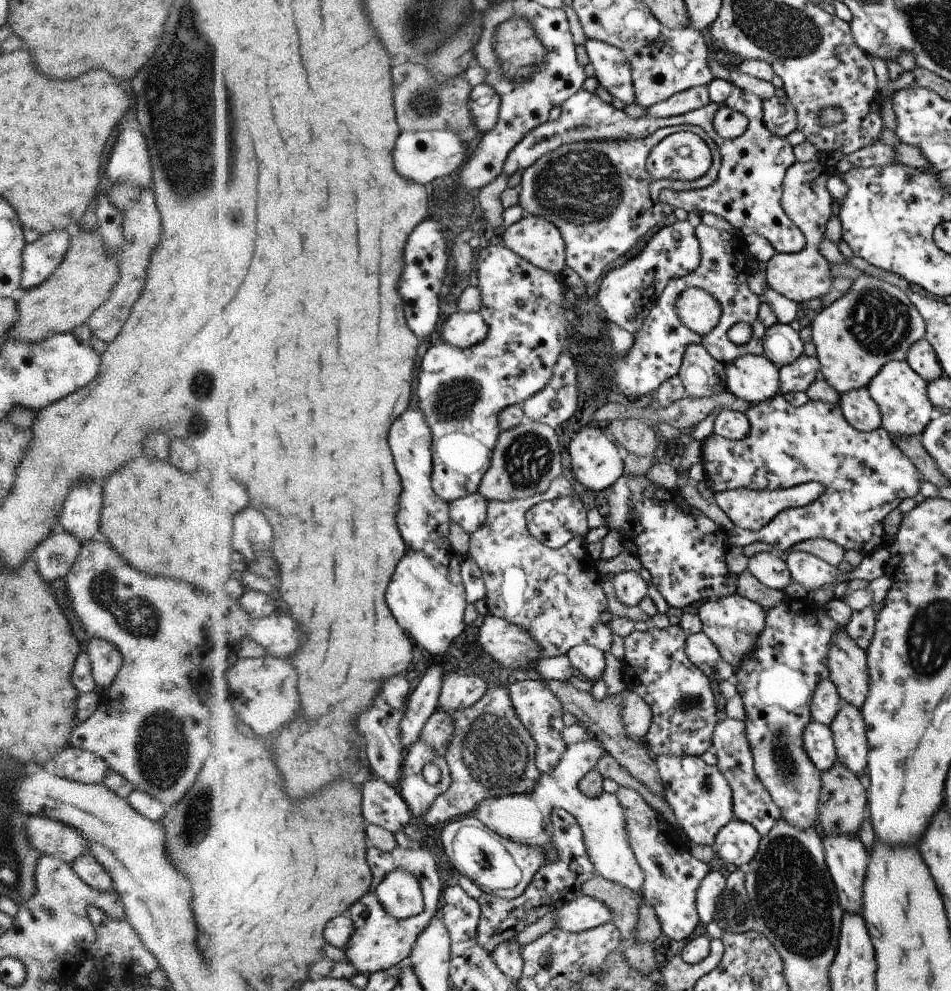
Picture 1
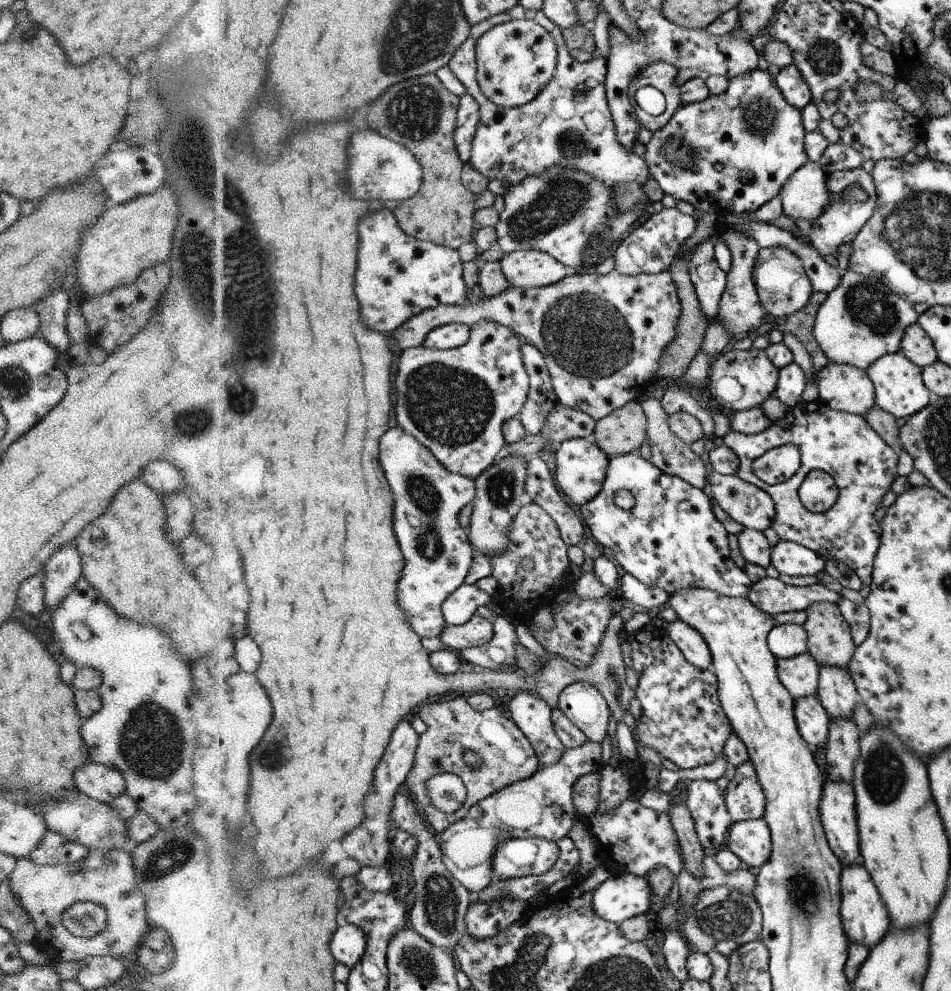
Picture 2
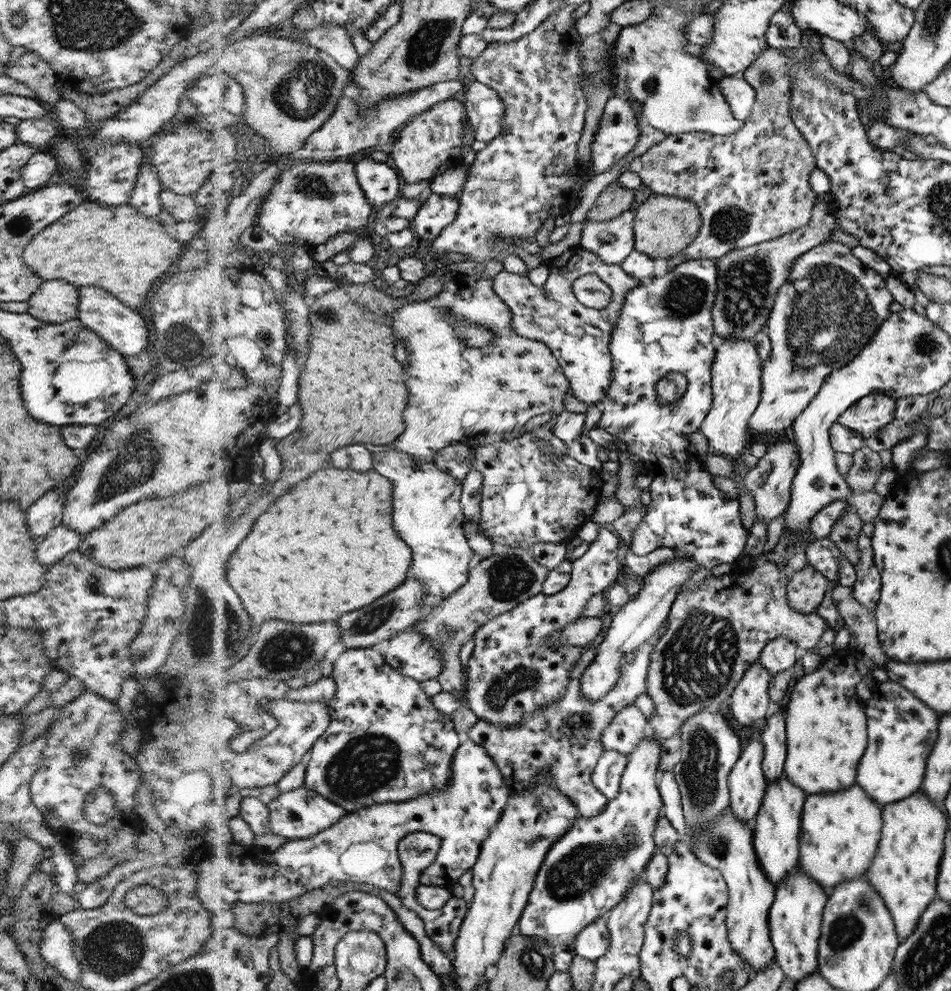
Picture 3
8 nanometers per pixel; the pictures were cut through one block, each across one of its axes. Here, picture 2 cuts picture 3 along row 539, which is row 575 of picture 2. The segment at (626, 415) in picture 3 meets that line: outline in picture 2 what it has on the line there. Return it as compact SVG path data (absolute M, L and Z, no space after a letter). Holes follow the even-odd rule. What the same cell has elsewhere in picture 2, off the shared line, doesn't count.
M629 453L626 456L612 457L604 486L596 498L589 500L582 507L582 518L590 528L590 535L603 548L612 550L618 564L646 586L658 587L669 595L676 590L688 588L708 588L724 594L724 596L746 598L753 582L734 560L730 558L728 548L728 532L716 520L712 512L712 502L702 489L688 484L681 478L670 476L653 463L640 456ZM619 490L629 490L634 496L634 507L623 510L614 503L614 495Z

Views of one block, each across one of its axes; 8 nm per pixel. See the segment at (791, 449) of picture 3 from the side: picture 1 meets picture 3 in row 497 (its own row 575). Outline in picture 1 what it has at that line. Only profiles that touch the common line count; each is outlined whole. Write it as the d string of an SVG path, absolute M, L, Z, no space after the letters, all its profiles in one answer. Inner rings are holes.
M762 552L750 557L747 572L773 590L784 591L793 582L789 566L776 552Z

